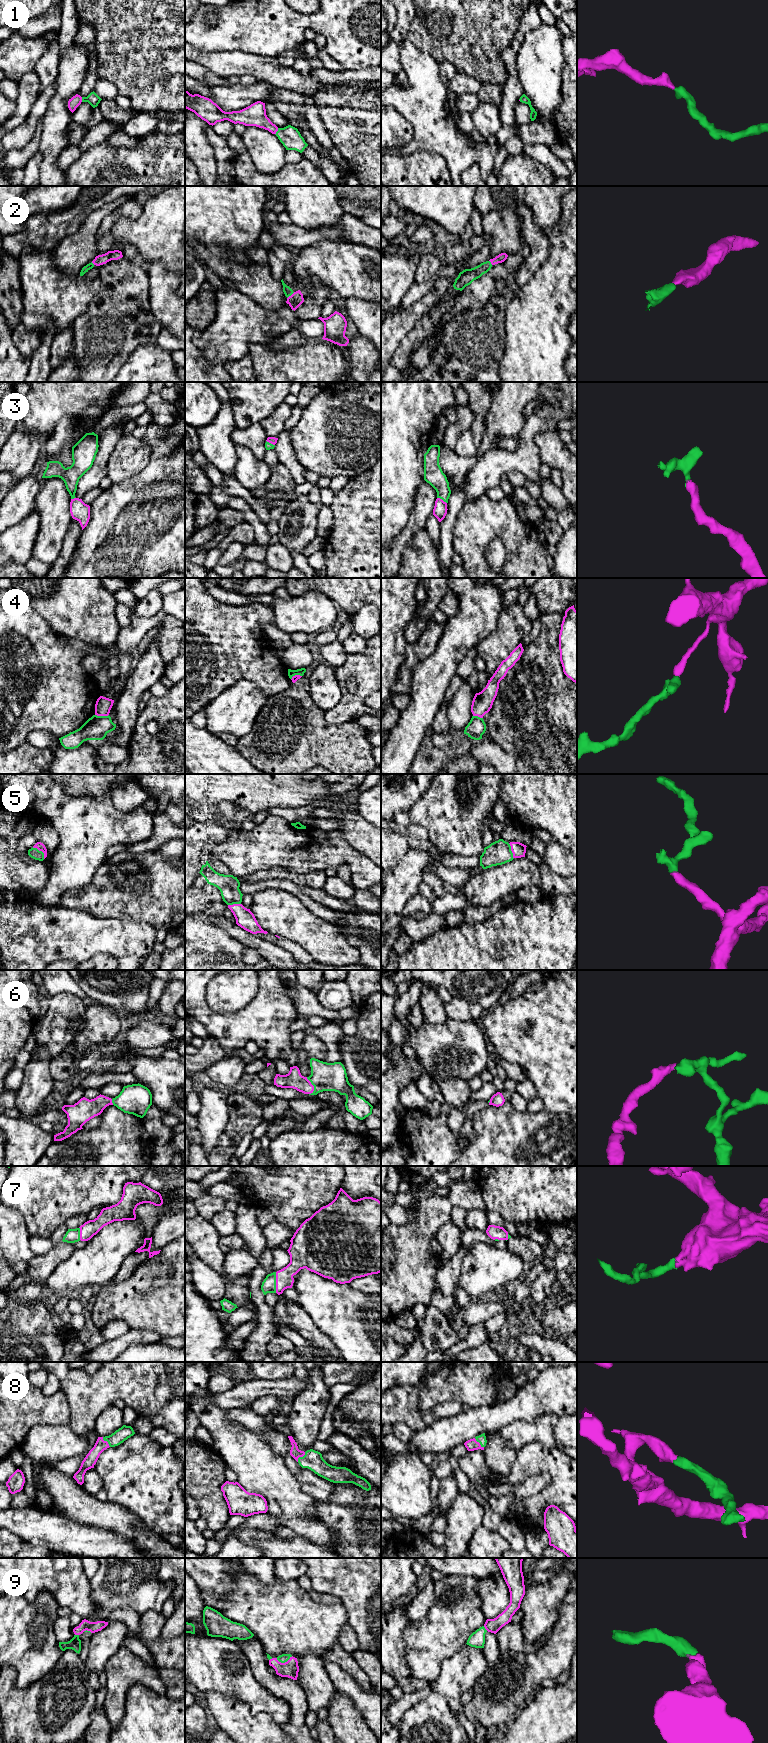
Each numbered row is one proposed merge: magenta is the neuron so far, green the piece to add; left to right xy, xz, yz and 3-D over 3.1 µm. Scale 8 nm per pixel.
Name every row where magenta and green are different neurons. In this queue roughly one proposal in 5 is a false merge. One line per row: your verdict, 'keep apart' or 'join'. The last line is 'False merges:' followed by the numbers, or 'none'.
1: join
2: join
3: join
4: keep apart
5: join
6: join
7: join
8: join
9: join
False merges: 4

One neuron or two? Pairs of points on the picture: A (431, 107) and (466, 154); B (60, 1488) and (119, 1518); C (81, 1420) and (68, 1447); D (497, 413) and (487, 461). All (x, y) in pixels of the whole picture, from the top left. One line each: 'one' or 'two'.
A: one
B: one
C: two
D: two

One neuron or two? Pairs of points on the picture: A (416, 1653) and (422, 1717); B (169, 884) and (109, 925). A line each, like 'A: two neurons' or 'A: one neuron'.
A: two neurons
B: two neurons

